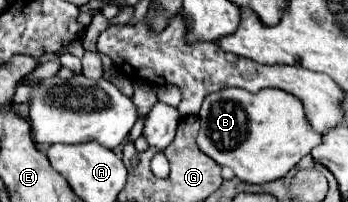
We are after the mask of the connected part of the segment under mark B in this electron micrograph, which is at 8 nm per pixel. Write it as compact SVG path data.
M223 88L207 94L199 112L201 128L197 146L219 166L229 166L237 178L249 184L265 184L279 178L299 164L299 160L323 142L305 116L303 102L285 90L259 90L251 94L239 88Z

